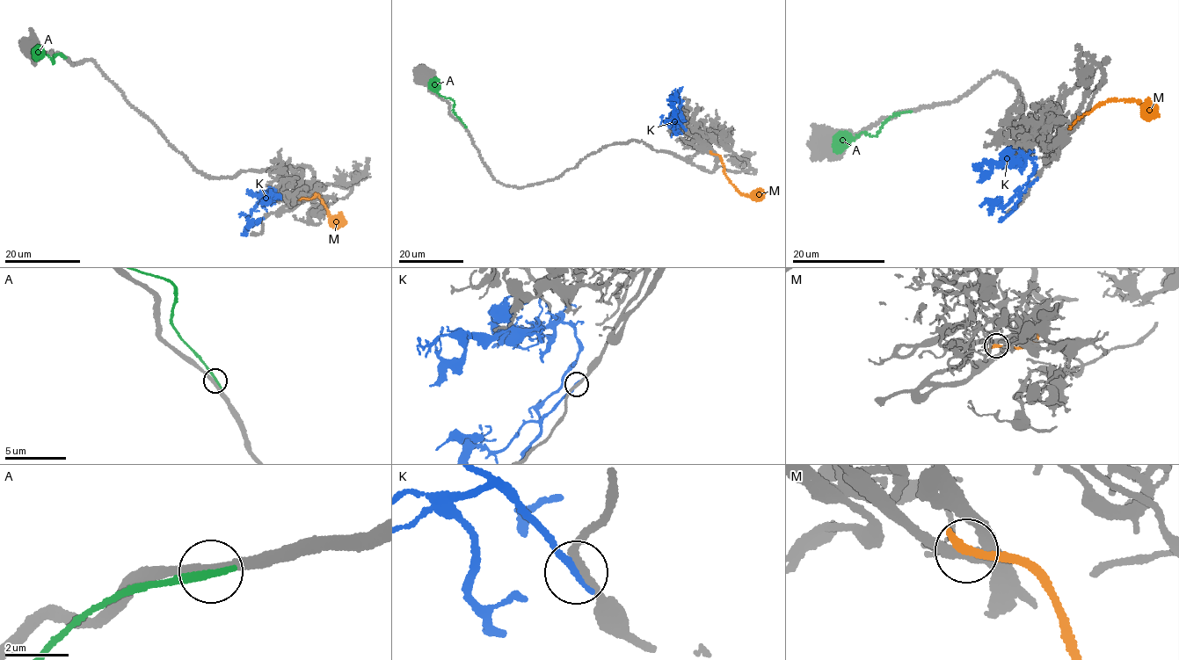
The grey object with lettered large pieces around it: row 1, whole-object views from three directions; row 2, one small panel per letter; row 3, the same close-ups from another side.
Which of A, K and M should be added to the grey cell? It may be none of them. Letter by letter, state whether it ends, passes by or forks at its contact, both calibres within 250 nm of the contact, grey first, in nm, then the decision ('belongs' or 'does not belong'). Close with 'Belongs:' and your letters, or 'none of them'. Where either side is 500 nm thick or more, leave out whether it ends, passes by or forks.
A: it ends | 240/240 nm | does not belong
K: it ends | 220/280 nm | belongs
M: it ends | 280/340 nm | does not belong
Belongs: K

